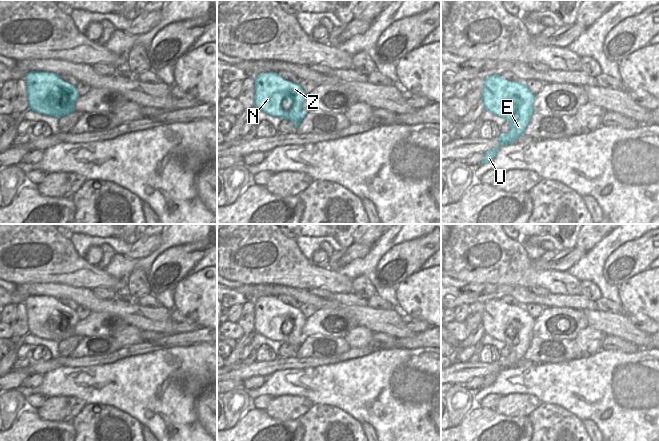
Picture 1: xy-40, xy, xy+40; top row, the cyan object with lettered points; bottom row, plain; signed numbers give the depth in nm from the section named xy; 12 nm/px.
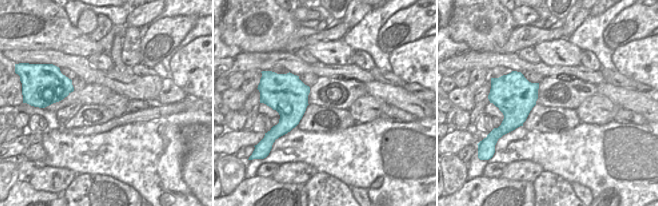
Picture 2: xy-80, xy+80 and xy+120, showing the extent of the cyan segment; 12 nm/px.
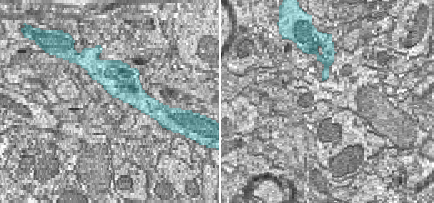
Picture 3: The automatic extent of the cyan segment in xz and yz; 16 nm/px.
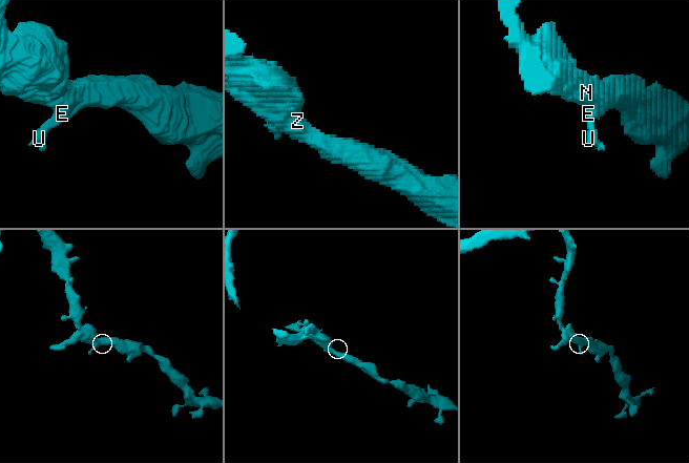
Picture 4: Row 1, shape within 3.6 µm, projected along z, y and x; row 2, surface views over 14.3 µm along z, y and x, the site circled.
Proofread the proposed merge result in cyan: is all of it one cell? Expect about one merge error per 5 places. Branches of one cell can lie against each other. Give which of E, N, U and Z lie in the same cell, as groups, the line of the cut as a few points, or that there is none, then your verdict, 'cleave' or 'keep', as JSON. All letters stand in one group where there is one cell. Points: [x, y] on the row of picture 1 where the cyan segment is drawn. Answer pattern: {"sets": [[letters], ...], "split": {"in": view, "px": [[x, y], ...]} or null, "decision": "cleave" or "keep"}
{"sets": [["E", "N", "U", "Z"]], "split": null, "decision": "keep"}

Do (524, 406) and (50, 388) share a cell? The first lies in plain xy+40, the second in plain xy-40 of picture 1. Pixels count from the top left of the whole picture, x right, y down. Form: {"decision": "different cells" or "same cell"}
{"decision": "different cells"}

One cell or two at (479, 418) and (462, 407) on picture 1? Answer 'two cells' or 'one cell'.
two cells

